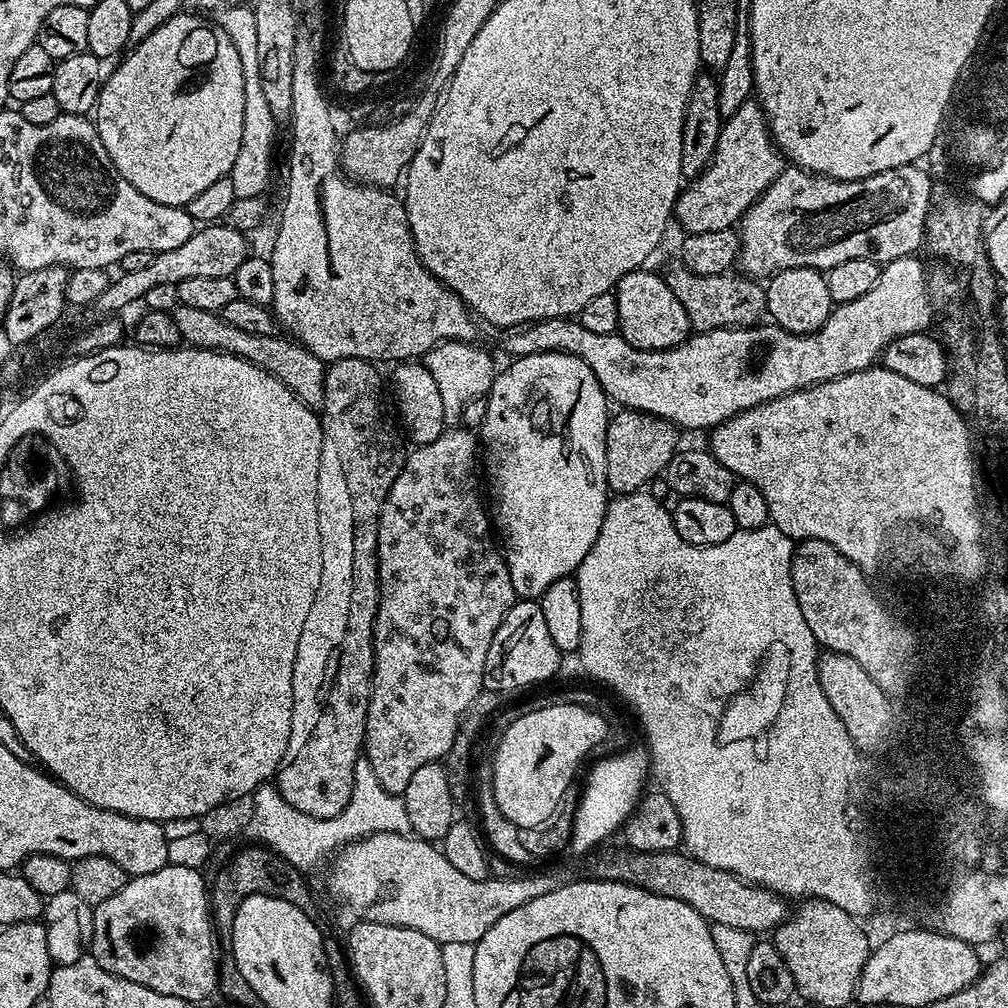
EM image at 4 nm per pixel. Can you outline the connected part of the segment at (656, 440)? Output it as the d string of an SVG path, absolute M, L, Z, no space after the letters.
M620 410L609 419L606 430L606 478L609 489L613 493L623 494L625 492L638 492L649 487L655 476L659 477L664 468L670 462L670 458L678 451L676 425L668 420L662 420L659 416L650 416L647 412L634 412L631 410Z

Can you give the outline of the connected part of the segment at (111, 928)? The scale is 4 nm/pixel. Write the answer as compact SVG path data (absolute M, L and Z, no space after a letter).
M167 863L162 870L154 870L154 874L142 874L141 876L131 877L124 883L122 890L118 890L118 894L112 895L111 898L106 898L106 902L95 905L92 909L93 932L90 943L90 955L96 959L98 966L102 966L106 970L110 970L110 974L118 974L130 982L138 982L138 986L146 986L150 990L158 990L158 994L182 998L189 1002L204 1000L211 992L215 993L218 988L218 975L216 976L216 948L218 949L218 940L214 935L214 925L212 923L210 888L206 883L206 876L204 880L204 874L199 868L174 866Z

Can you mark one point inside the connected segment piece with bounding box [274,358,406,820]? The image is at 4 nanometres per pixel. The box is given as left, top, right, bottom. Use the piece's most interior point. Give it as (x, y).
(319, 781)

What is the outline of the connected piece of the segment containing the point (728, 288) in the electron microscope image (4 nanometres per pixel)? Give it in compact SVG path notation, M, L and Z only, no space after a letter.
M673 262L668 272L663 273L666 286L674 290L674 298L682 304L686 318L697 333L709 332L715 328L752 326L763 321L766 316L765 285L745 275L703 276L694 274L685 264Z

